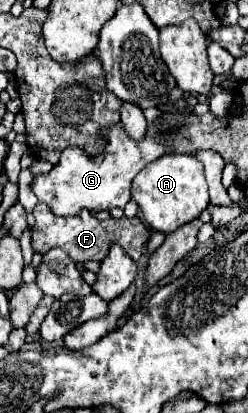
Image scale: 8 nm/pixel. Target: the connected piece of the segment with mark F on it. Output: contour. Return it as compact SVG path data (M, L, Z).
M38 203L34 209L36 225L32 227L32 249L40 255L46 255L52 247L62 247L68 251L70 259L74 263L86 263L86 261L102 261L108 255L108 249L118 243L126 249L126 253L138 261L144 243L150 239L148 227L140 221L140 217L120 217L120 219L96 219L90 211L80 211L80 215L74 217L56 217L50 213L50 209L44 203Z

